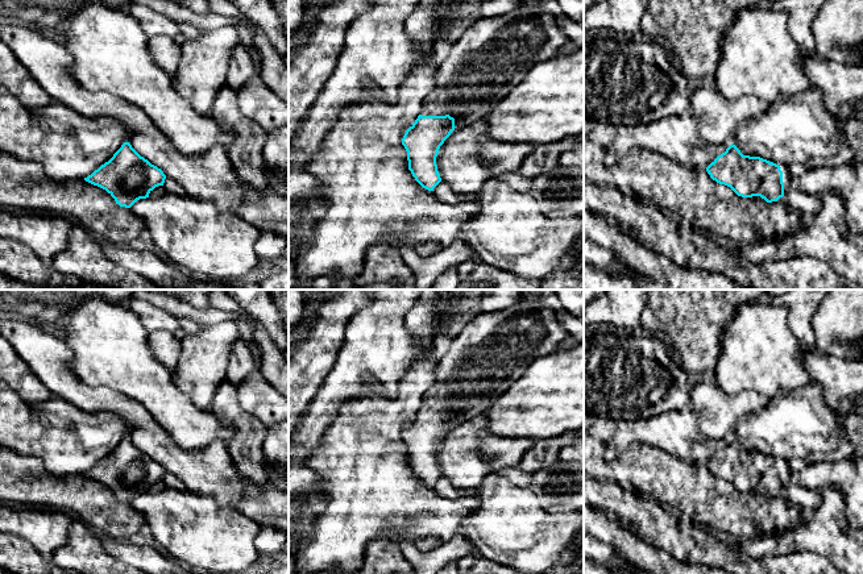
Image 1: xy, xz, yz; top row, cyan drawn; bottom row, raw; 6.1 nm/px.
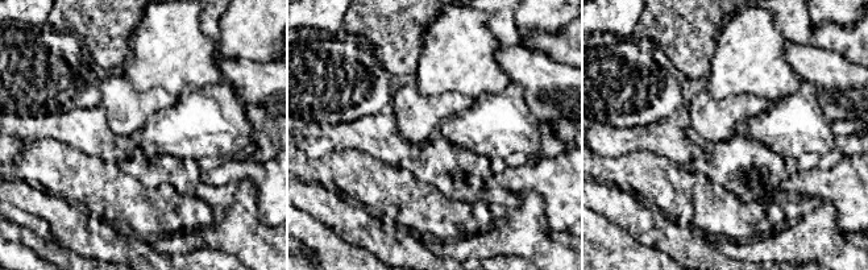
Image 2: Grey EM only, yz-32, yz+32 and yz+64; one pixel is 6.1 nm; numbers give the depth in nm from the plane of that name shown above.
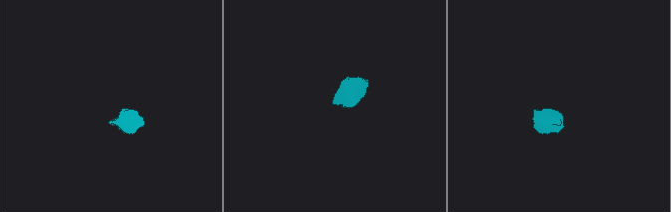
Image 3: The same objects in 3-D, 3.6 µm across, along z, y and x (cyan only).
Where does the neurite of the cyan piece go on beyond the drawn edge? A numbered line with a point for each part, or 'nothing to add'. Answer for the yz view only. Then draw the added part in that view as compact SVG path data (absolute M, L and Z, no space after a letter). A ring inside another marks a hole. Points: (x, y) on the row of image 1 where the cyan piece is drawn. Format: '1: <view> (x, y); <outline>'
1: yz (808, 206); M783 172L784 199L783 201L802 217L810 219L822 208L825 195L808 195L793 187L793 180Z

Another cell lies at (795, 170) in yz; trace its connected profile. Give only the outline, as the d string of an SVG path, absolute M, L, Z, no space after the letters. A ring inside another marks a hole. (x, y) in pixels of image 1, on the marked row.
M794 162L783 169L783 172L785 172L792 180L796 180L806 171L809 171L806 163L798 163L798 162Z

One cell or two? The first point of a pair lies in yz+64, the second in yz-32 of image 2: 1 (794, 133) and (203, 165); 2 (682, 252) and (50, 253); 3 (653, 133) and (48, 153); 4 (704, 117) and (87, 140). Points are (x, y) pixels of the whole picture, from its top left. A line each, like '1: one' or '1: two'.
1: two
2: two
3: two
4: two

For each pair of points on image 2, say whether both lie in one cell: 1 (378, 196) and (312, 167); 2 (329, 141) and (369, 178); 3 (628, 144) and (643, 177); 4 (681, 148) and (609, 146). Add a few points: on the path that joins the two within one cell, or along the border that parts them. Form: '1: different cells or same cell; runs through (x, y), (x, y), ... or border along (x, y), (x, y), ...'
1: same cell; runs through (362, 181), (348, 169), (328, 169)
2: different cells; border along (370, 154), (340, 148), (319, 157), (310, 157)
3: different cells; border along (661, 154), (630, 150), (614, 157), (601, 156)
4: same cell; runs through (663, 140), (627, 140)

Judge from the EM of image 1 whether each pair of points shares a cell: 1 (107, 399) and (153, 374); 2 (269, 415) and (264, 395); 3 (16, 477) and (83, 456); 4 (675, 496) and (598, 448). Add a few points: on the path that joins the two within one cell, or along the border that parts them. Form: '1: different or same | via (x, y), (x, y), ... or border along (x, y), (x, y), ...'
1: different | border along (90, 385), (123, 392), (137, 400), (146, 410)
2: same | via (269, 410), (264, 400)
3: different | border along (13, 450), (20, 454), (34, 456), (38, 460)
4: same | via (654, 475), (646, 468), (609, 468)

